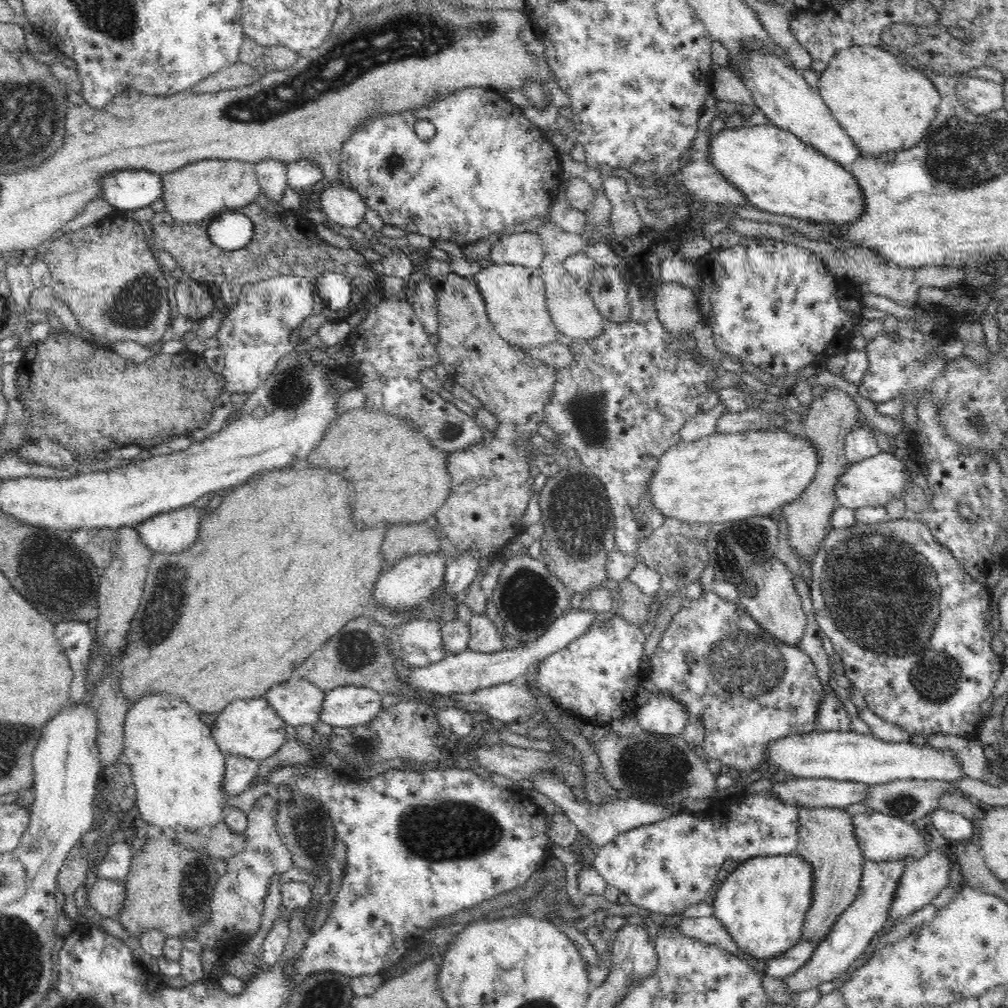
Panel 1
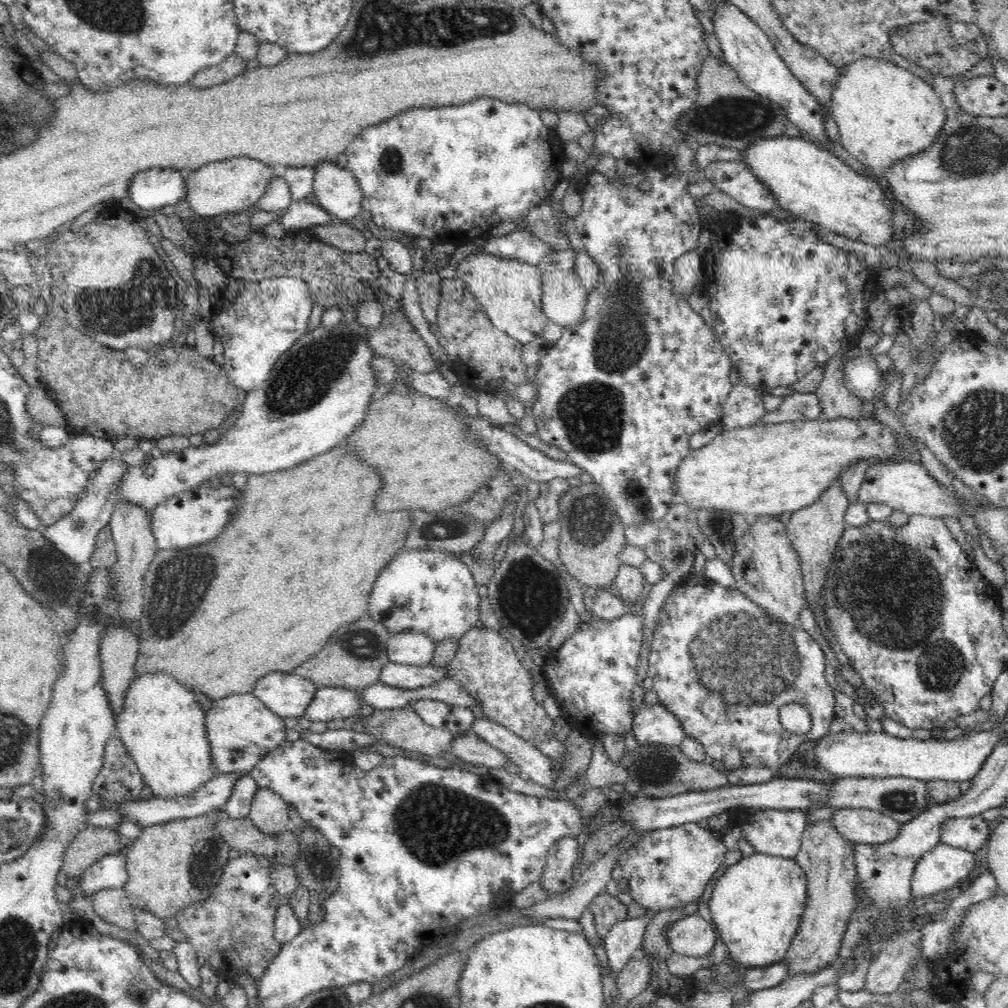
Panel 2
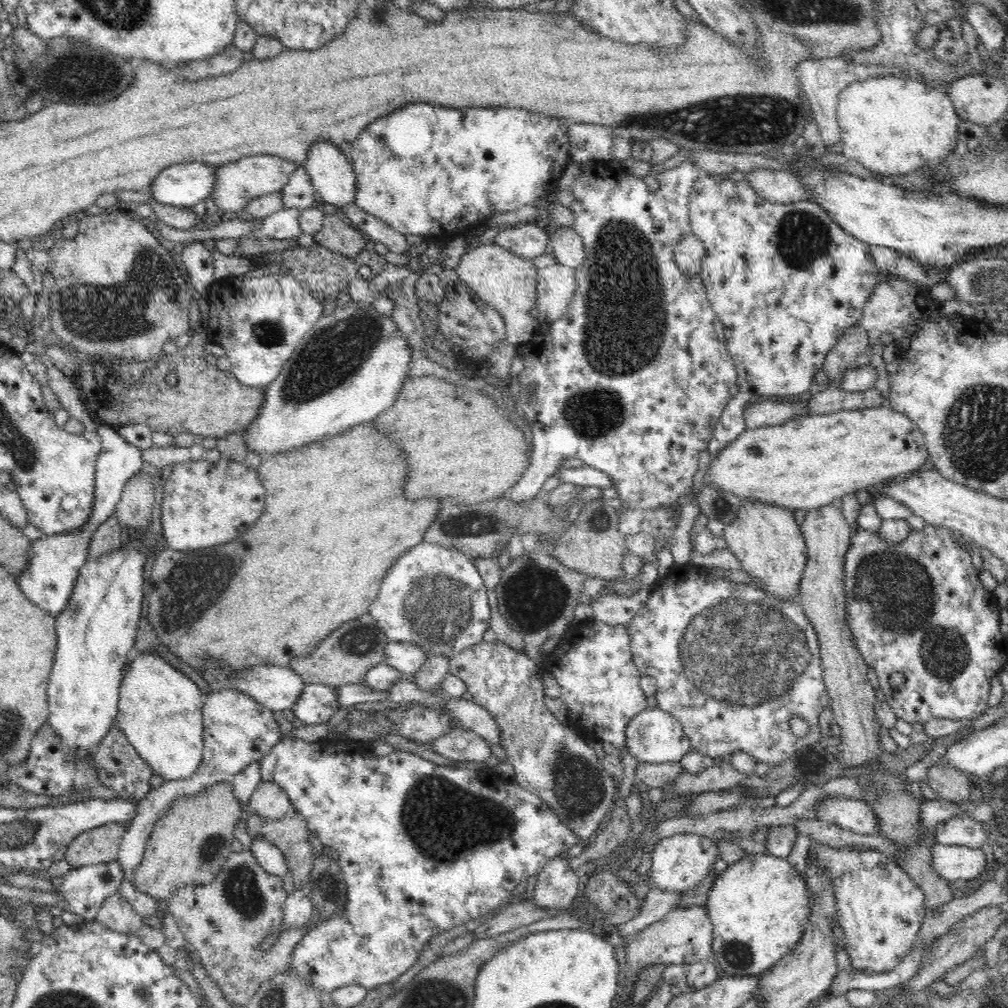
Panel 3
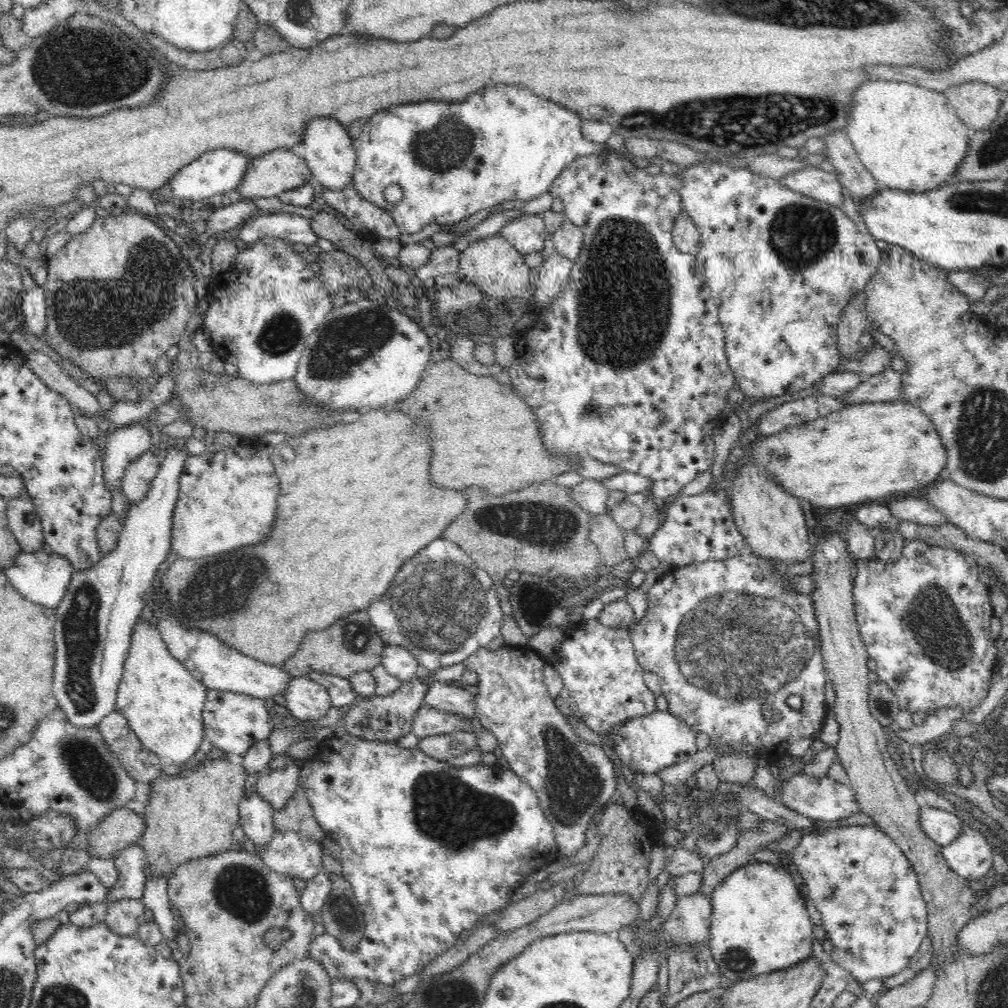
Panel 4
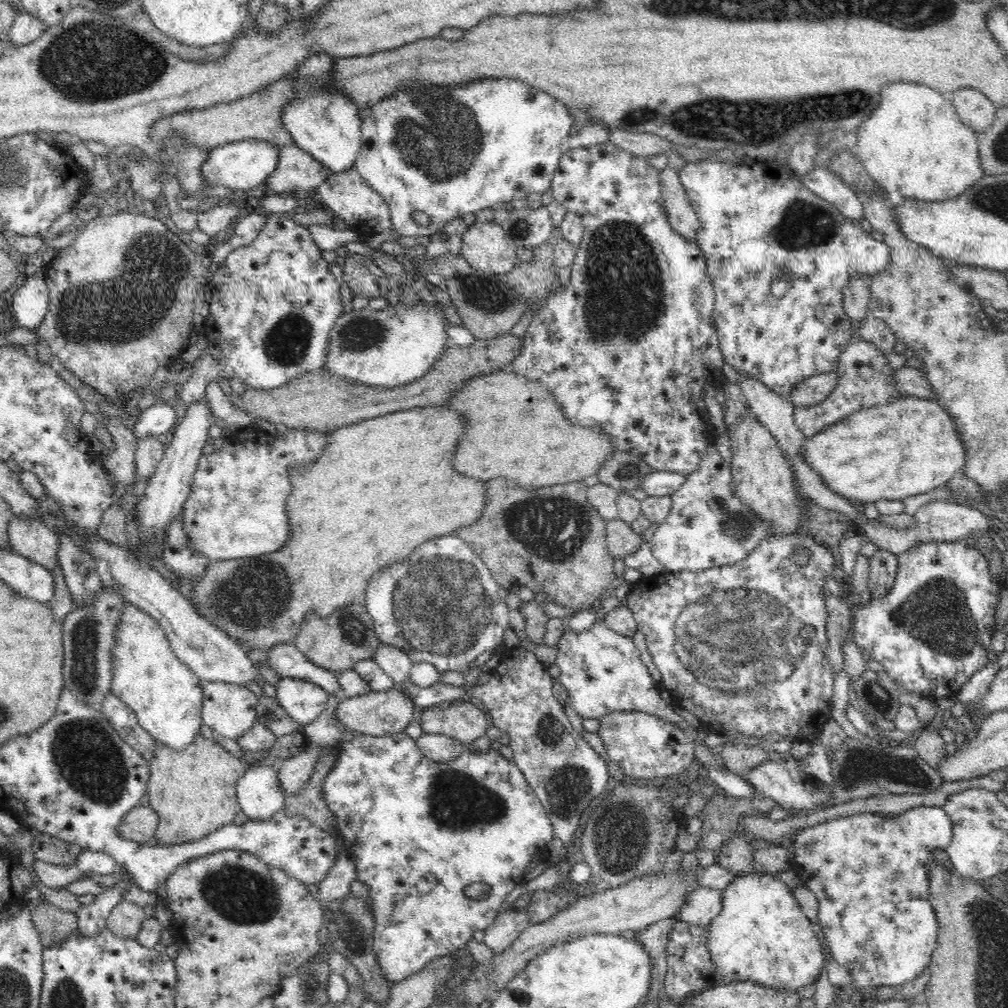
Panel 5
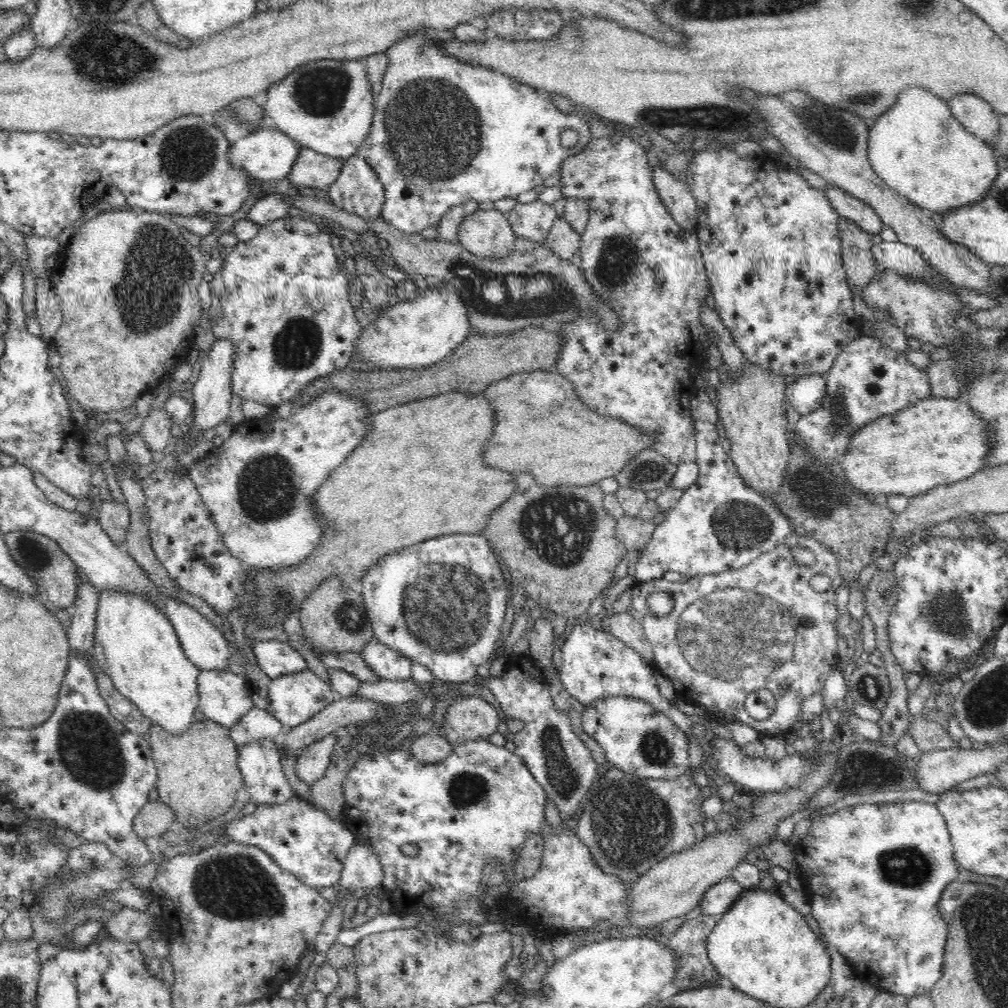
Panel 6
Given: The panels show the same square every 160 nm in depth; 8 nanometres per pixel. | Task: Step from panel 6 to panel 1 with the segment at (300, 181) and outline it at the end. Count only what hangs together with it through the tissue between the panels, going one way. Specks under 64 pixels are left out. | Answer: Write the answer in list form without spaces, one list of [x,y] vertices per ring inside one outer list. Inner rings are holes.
[[[200,160],[175,171],[161,173],[160,179],[164,185],[162,199],[166,212],[178,224],[209,220],[221,212],[237,211],[254,201],[261,192],[255,164],[240,160]]]

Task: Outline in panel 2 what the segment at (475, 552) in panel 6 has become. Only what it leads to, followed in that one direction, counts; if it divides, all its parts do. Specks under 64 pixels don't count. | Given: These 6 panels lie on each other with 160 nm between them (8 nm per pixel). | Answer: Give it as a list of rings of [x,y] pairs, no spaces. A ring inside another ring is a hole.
[[[435,549],[400,550],[380,571],[369,598],[369,612],[390,634],[418,631],[435,643],[460,640],[480,622],[479,584],[469,566],[450,552]]]

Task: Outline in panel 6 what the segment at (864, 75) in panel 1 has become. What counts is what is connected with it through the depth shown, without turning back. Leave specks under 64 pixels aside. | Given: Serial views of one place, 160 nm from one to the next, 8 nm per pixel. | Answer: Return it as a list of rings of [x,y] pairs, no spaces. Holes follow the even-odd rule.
[[[912,88],[910,92],[906,90],[892,114],[876,118],[868,138],[868,161],[889,188],[930,214],[945,213],[956,207],[977,203],[986,197],[990,186],[1001,173],[998,172],[998,158],[993,148],[964,129],[952,115],[947,101],[926,92],[924,88]]]

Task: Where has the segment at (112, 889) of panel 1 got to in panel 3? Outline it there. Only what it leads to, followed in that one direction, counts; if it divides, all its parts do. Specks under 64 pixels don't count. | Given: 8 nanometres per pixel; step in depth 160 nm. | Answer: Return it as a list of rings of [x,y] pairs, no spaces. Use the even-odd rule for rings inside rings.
[[[120,893],[107,896],[103,900],[96,920],[114,932],[127,935],[136,935],[138,929],[144,925],[143,918]]]

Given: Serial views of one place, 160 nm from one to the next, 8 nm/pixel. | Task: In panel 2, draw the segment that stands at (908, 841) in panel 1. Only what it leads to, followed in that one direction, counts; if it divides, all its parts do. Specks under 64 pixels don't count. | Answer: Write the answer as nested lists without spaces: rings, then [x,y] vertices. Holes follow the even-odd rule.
[[[864,808],[837,809],[831,821],[848,841],[872,846],[894,840],[901,828],[901,823],[891,816]]]

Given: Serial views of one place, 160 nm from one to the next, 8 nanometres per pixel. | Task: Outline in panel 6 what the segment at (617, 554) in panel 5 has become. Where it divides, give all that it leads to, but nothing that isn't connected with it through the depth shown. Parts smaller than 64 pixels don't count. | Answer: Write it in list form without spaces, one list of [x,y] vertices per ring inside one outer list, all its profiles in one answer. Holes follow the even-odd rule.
[[[622,515],[617,518],[615,537],[627,548],[641,552],[656,528],[652,520],[640,520],[638,516]]]

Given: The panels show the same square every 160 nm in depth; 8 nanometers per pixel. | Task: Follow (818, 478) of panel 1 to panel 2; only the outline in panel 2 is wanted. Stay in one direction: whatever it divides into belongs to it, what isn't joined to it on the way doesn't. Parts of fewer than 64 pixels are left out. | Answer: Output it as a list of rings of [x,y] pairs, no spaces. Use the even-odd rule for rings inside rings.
[[[844,353],[829,360],[824,366],[823,379],[815,392],[821,404],[818,420],[862,418],[868,414],[864,401],[853,396],[843,381]],[[840,478],[836,479],[826,490],[821,492],[818,500],[810,506],[800,508],[791,515],[790,522],[785,526],[788,538],[792,546],[796,549],[801,562],[801,569],[804,575],[803,585],[805,586],[805,596],[810,608],[815,606],[822,607],[824,610],[824,590],[823,586],[827,575],[830,561],[837,552],[837,544],[846,528],[845,512],[849,507],[850,501]]]

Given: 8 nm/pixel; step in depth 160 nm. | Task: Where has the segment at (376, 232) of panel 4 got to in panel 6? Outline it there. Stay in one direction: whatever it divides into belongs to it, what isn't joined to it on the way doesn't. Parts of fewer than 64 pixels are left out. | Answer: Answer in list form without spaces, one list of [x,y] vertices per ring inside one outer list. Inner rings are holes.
[[[352,156],[340,169],[336,182],[326,189],[328,198],[338,208],[366,220],[380,219],[385,204],[384,185],[360,156]]]

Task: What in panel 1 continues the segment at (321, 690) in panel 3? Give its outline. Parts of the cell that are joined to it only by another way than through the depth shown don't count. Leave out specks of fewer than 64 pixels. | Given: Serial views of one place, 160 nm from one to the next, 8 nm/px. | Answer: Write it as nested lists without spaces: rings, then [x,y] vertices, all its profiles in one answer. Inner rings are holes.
[[[344,685],[325,693],[320,722],[347,728],[372,722],[382,710],[381,694],[368,687]]]

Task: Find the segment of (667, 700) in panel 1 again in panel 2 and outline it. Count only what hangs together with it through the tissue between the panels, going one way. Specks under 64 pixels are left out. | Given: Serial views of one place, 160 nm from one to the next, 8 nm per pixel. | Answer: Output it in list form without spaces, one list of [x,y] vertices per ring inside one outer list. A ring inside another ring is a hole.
[[[644,702],[641,705],[634,715],[630,734],[634,734],[637,743],[642,745],[664,744],[678,747],[682,745],[687,736],[676,715],[659,702],[654,705]]]

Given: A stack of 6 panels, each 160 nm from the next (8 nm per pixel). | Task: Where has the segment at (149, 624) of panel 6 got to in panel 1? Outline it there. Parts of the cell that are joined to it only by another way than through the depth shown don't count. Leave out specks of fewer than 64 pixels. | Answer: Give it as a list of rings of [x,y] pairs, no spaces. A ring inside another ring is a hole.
[[[154,694],[154,696],[148,696],[148,698],[142,698],[140,702],[131,705],[132,708],[128,711],[128,714],[125,716],[125,739],[124,739],[124,750],[123,750],[123,760],[131,768],[133,781],[135,784],[136,794],[135,794],[135,805],[138,806],[138,812],[144,822],[147,822],[149,825],[155,826],[162,832],[166,828],[171,828],[176,831],[176,828],[183,830],[204,830],[204,828],[212,828],[216,826],[218,822],[223,820],[224,814],[228,810],[226,807],[226,798],[229,796],[226,795],[226,791],[222,789],[224,787],[224,774],[225,774],[225,755],[224,752],[220,750],[220,747],[215,742],[213,738],[211,729],[204,724],[204,721],[200,719],[200,715],[188,706],[188,704],[182,704],[180,700],[176,698],[170,698],[162,694]]]

